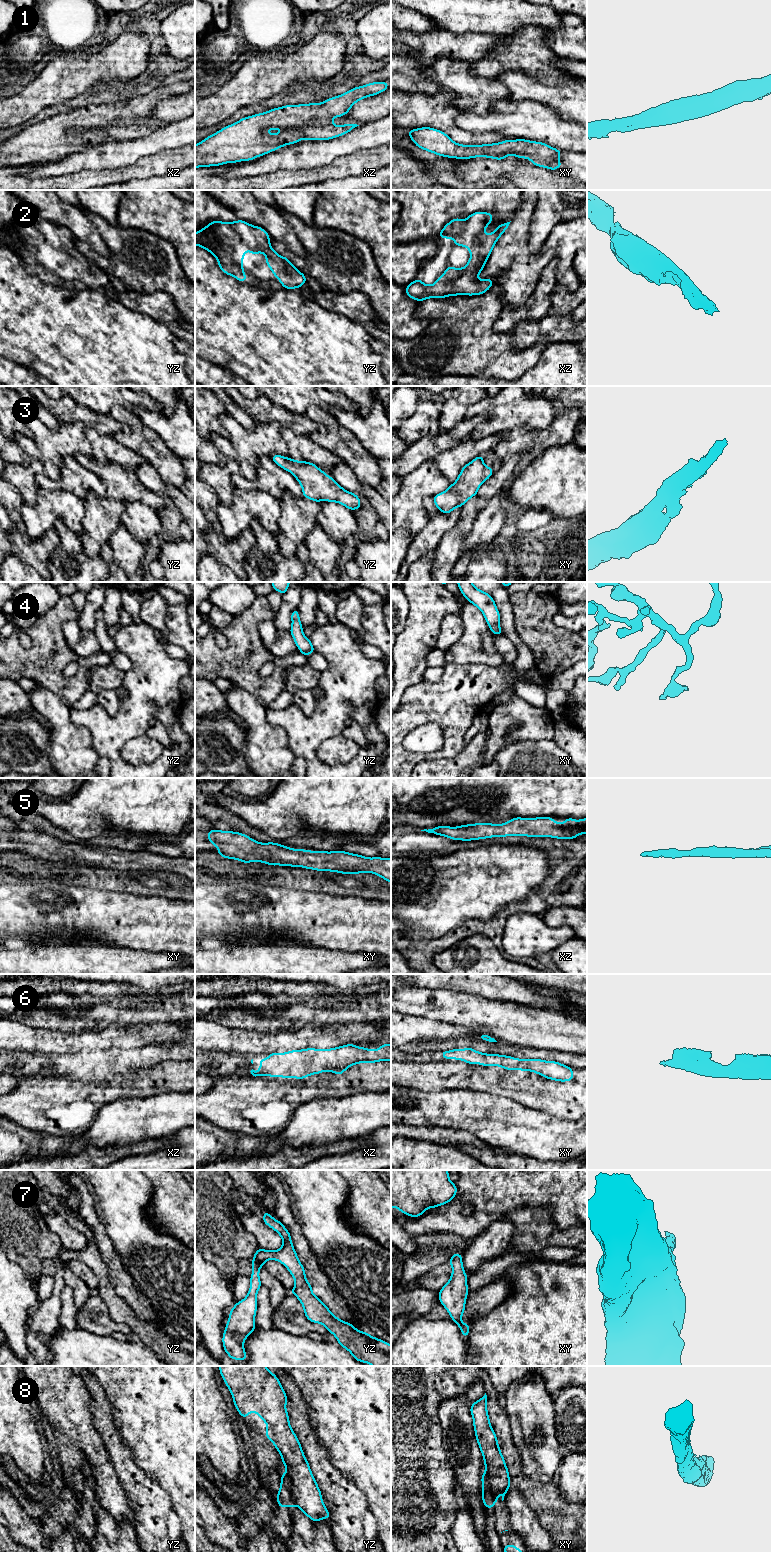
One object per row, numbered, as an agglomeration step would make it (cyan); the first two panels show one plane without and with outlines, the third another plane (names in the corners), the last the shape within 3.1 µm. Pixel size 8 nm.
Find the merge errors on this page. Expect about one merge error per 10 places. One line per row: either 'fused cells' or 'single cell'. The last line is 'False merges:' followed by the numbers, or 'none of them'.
1: single cell
2: single cell
3: single cell
4: single cell
5: single cell
6: single cell
7: single cell
8: fused cells
False merges: 8

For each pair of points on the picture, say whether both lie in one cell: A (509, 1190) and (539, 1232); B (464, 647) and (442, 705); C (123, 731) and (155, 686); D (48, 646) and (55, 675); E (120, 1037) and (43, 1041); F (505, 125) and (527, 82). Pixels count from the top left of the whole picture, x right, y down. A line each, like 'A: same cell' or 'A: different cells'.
A: different cells
B: different cells
C: same cell
D: same cell
E: same cell
F: different cells

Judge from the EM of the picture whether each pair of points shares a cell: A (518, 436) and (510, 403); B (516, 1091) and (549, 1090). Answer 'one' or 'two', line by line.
A: two
B: one

